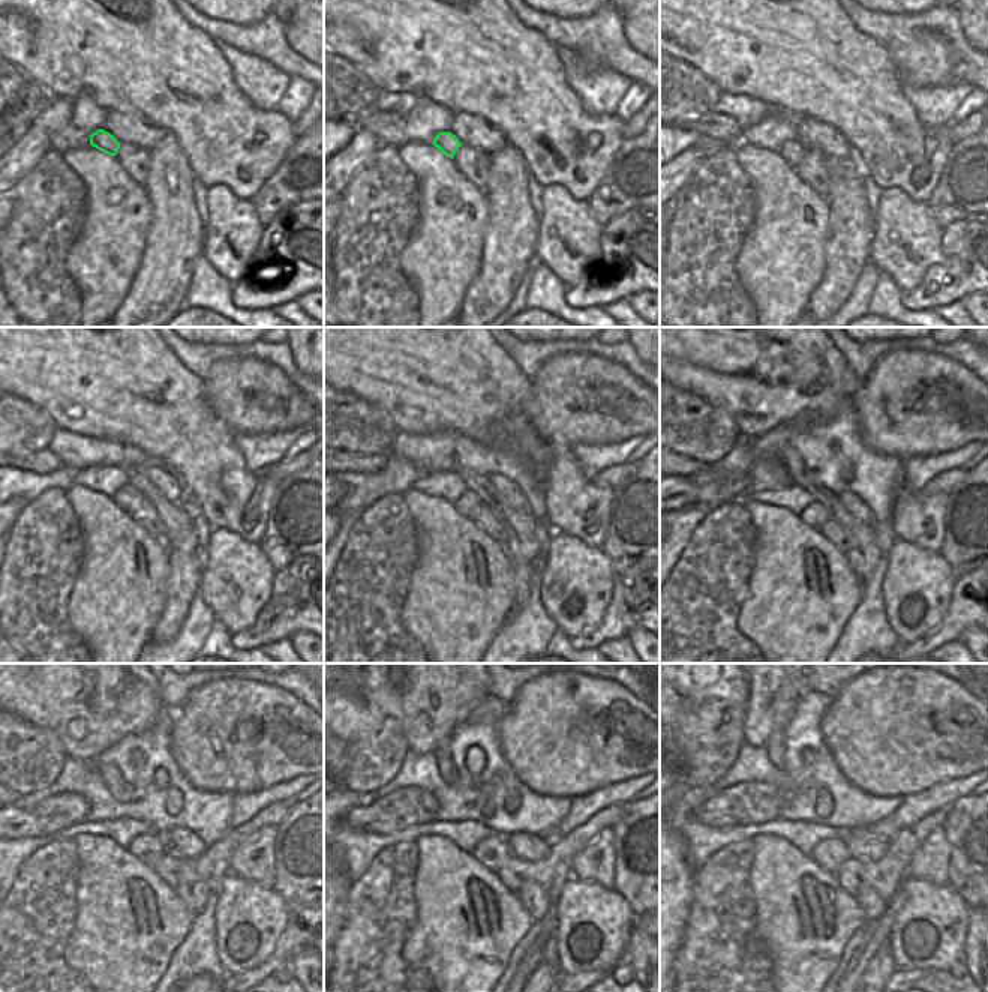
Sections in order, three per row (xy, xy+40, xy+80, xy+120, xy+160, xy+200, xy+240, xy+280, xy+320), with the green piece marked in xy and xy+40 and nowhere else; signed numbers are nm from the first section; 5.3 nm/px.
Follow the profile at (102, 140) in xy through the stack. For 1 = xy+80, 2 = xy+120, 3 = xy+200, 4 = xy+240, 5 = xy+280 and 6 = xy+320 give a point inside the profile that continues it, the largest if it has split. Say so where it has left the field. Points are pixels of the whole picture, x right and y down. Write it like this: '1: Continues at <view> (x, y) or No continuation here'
1: Continues at xy+80 (792, 152)
2: Continues at xy+120 (128, 499)
3: Continues at xy+200 (814, 515)
4: Continues at xy+240 (149, 848)
5: Continues at xy+280 (491, 853)
6: Continues at xy+320 (829, 854).

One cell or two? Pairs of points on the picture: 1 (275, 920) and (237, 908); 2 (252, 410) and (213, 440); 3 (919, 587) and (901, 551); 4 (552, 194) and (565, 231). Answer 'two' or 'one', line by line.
1: one
2: two
3: one
4: one

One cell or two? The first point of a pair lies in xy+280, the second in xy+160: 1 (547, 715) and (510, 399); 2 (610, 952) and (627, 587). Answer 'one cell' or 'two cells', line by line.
1: two cells
2: two cells

